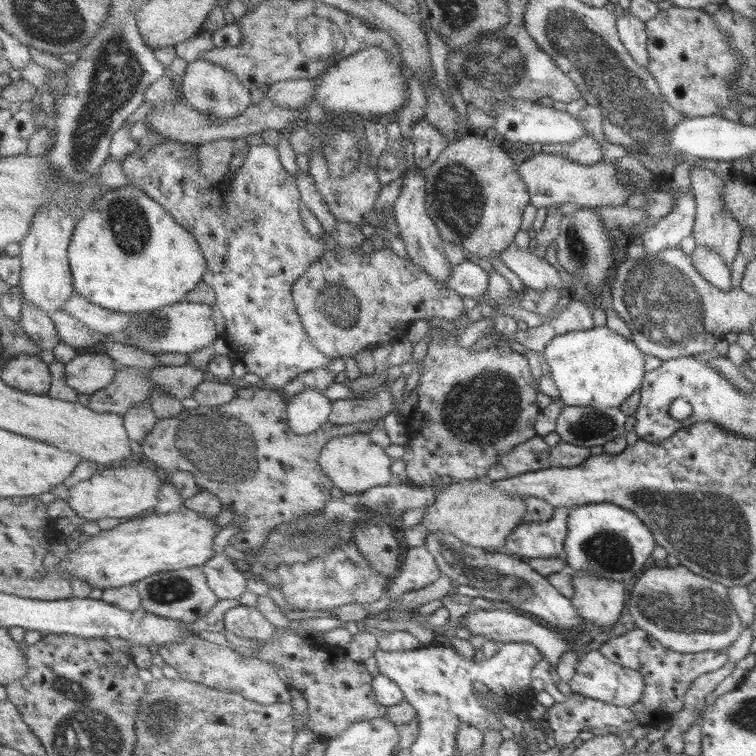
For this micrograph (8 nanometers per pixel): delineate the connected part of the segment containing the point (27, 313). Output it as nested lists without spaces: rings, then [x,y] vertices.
[[[25,300],[23,310],[23,327],[36,341],[41,350],[54,350],[62,342],[57,324],[49,312]]]

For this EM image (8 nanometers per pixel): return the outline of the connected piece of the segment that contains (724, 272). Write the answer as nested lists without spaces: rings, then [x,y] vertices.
[[[697,245],[690,258],[696,270],[713,287],[719,288],[724,292],[728,292],[733,288],[731,267],[724,262],[724,259],[716,251]]]

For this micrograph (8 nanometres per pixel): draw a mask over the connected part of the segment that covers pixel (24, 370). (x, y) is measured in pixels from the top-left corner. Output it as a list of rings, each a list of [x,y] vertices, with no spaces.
[[[23,354],[12,359],[1,376],[14,388],[24,392],[46,395],[51,392],[57,377],[39,355]]]

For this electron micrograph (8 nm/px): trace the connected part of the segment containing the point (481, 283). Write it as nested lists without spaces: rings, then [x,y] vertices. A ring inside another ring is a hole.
[[[465,260],[455,266],[454,274],[449,278],[447,286],[457,290],[463,296],[477,299],[485,294],[489,285],[488,272],[484,271],[478,263]]]

